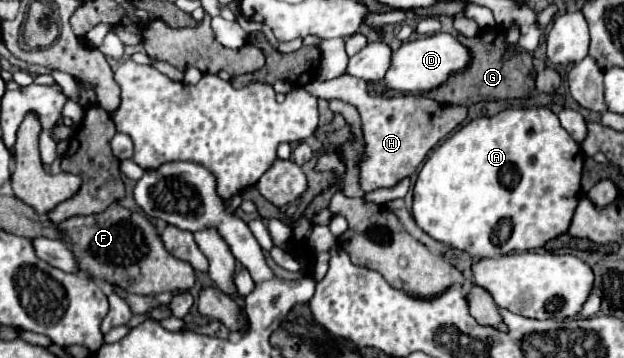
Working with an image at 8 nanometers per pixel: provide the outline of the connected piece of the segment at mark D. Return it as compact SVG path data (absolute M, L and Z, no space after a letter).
M435 33L429 37L419 37L415 41L405 41L395 53L393 53L393 67L387 71L383 85L387 89L395 89L401 93L425 93L431 89L437 89L443 85L453 73L465 71L473 63L471 51L459 43L449 33Z

